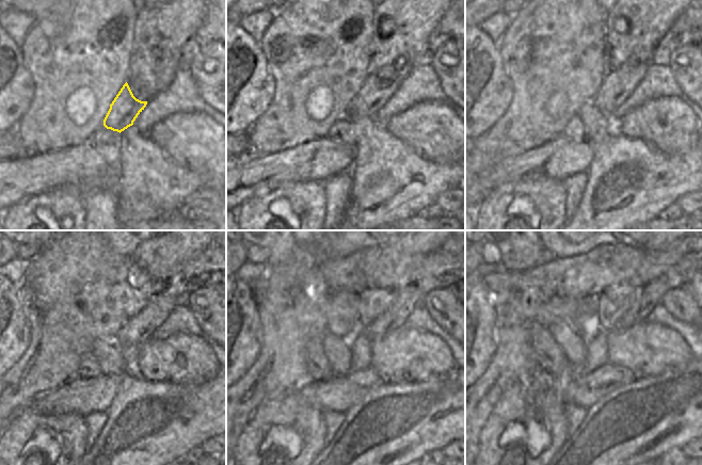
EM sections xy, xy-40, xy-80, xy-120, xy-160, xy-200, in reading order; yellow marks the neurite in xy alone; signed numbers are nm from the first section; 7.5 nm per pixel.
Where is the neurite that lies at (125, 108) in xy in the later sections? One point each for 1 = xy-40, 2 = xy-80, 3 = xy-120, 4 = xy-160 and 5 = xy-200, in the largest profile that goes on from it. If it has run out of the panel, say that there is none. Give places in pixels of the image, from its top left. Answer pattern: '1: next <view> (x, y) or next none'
1: next xy-40 (373, 94)
2: next xy-80 (618, 85)
3: next xy-120 (136, 331)
4: next xy-160 (408, 297)
5: next xy-200 (650, 295)

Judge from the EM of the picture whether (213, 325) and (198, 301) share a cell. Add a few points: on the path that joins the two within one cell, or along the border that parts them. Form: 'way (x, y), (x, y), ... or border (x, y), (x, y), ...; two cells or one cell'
way (213, 318), (213, 310), (206, 303); one cell

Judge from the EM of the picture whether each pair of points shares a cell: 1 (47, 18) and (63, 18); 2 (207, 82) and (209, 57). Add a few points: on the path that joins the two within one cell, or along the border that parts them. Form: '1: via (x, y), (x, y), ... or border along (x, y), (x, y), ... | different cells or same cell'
1: via (51, 18), (59, 18) | same cell
2: via (207, 76), (206, 71), (209, 68), (209, 63) | same cell

